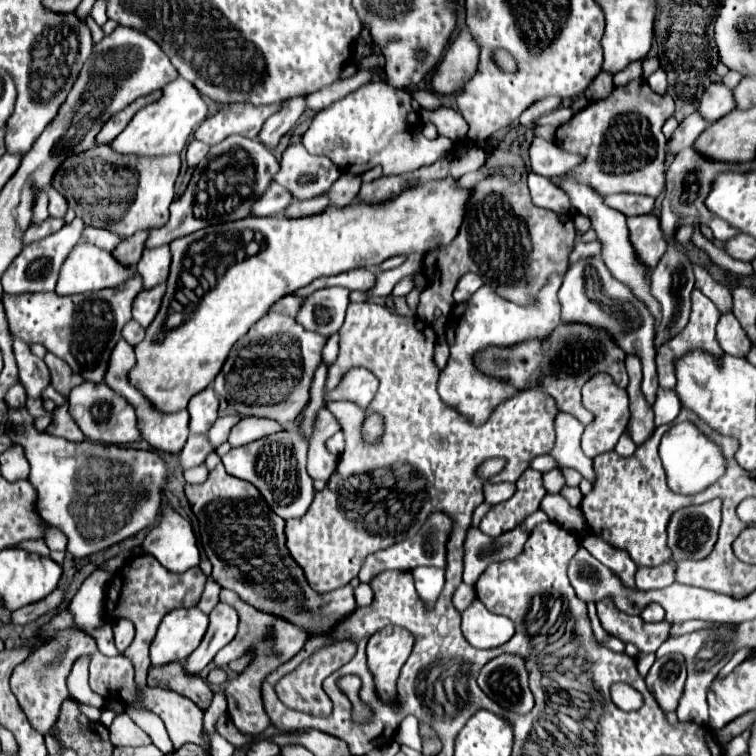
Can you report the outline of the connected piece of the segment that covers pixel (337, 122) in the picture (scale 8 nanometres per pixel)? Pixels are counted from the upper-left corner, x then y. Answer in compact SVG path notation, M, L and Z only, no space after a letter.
M382 80L368 82L350 92L350 96L334 102L334 106L318 112L302 136L302 144L310 154L330 158L348 174L364 174L378 164L382 164L384 174L414 172L452 152L454 142L446 136L438 136L436 140L412 138L412 130L420 126L420 116L412 110L410 102L410 94L404 90L396 90Z

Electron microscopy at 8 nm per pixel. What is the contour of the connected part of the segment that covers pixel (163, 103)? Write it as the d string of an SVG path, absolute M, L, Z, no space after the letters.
M180 76L162 88L162 98L138 110L136 116L130 120L130 124L108 146L118 154L136 154L136 156L180 154L190 134L204 122L206 112L208 106L202 100L200 92Z

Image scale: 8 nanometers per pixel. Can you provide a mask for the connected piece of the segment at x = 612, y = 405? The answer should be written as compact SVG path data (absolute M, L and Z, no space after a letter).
M596 374L582 388L582 400L584 400L584 406L594 414L594 420L586 426L586 430L582 434L582 452L588 458L594 458L596 454L604 454L604 452L614 450L618 438L624 434L626 424L630 420L626 390L618 388L608 374Z

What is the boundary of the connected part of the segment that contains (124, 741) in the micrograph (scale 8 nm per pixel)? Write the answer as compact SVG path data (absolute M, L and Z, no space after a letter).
M128 714L114 718L110 726L110 740L114 746L146 746L152 742L150 736L142 732L142 728L138 728Z

